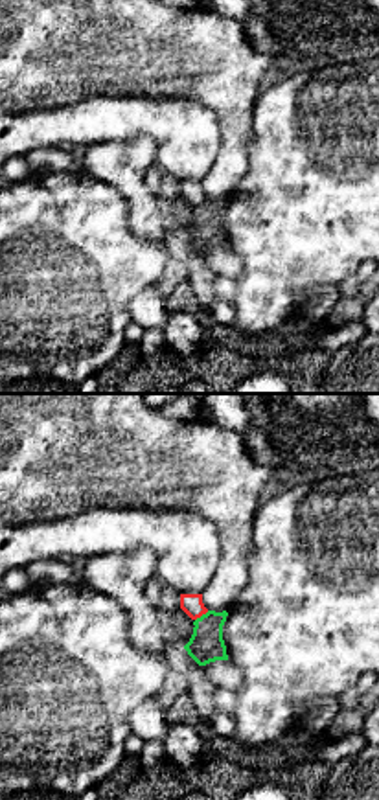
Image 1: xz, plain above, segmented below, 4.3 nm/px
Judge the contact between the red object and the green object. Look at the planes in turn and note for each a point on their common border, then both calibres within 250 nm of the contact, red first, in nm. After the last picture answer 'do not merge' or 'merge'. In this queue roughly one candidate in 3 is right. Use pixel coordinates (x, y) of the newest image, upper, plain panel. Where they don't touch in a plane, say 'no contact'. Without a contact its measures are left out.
contact (201, 203); calibres 100 and 150 nm

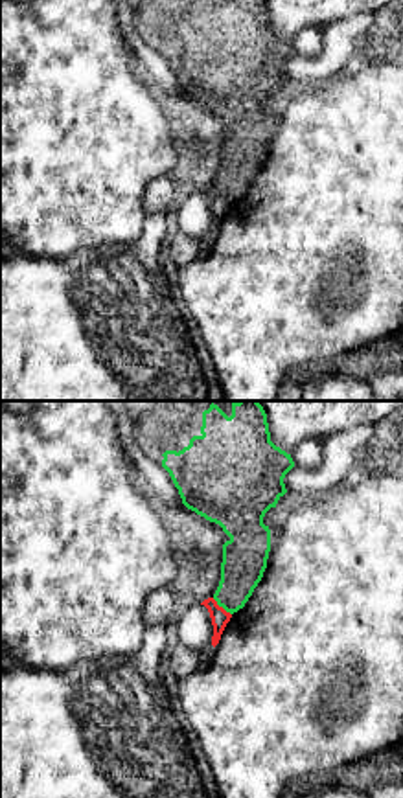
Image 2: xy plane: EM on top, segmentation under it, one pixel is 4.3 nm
contact (221, 195); calibres 80 and 190 nm

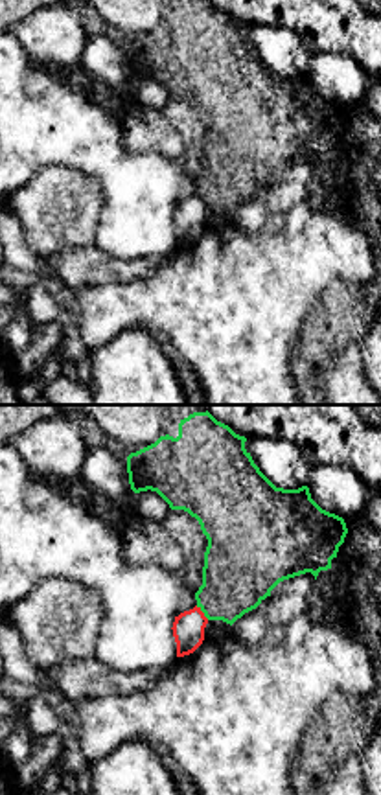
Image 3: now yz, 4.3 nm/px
contact (203, 201); calibres 140 and 320 nm

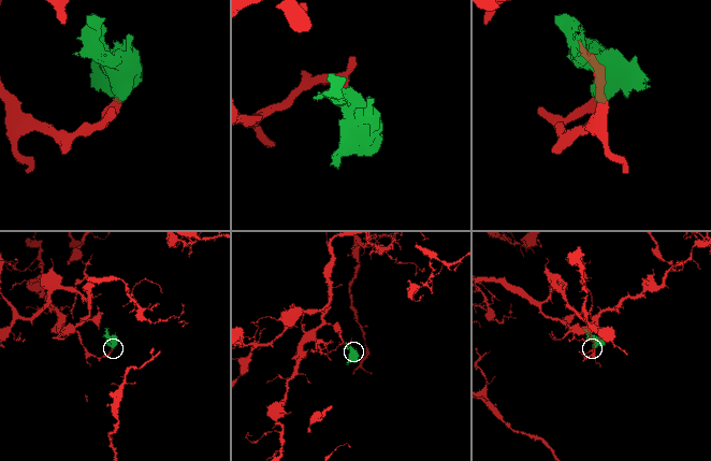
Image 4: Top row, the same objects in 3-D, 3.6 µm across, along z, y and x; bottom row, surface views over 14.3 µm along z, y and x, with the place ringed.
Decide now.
do not merge

